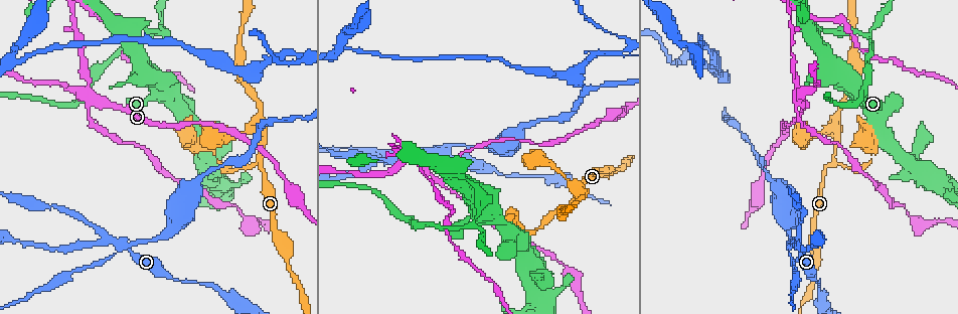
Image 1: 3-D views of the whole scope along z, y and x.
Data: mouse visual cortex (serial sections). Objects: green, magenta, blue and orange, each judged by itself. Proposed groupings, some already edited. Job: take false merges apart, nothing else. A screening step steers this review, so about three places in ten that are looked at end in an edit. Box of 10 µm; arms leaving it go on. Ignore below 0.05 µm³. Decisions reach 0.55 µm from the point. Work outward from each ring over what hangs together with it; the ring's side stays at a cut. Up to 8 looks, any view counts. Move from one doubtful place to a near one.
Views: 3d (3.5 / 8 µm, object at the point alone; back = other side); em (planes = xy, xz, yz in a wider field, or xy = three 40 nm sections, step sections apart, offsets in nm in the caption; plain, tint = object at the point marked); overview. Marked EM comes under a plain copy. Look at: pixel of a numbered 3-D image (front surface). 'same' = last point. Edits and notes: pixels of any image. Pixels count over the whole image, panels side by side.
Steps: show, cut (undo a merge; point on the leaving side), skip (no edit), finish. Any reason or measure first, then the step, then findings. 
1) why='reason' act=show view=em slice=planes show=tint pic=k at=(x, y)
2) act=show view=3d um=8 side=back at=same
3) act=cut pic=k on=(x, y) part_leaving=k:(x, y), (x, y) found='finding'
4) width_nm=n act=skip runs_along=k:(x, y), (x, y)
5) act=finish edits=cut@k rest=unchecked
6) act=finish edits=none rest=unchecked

why='looks like a crossing' act=show view=3d um=8 pic=1 at=(800, 99)

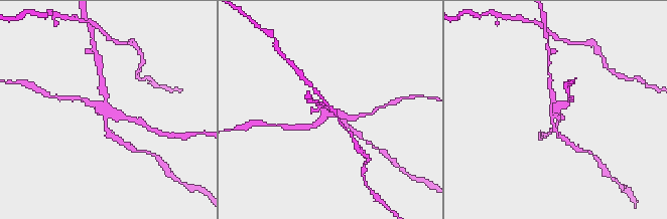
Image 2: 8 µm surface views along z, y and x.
why='closer look' act=show view=3d um=3.5 at=same

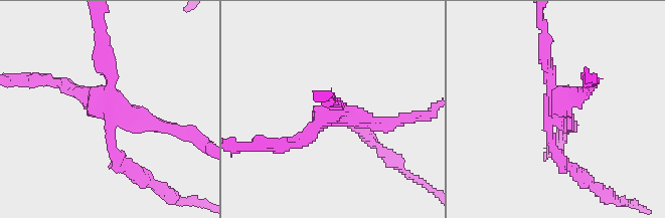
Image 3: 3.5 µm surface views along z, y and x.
arm_widths_nm=150,200,200,250 act=cut pic=3 on=(114, 161) found='two cells meet here'

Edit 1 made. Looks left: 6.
why='see it whole again' act=show view=overview

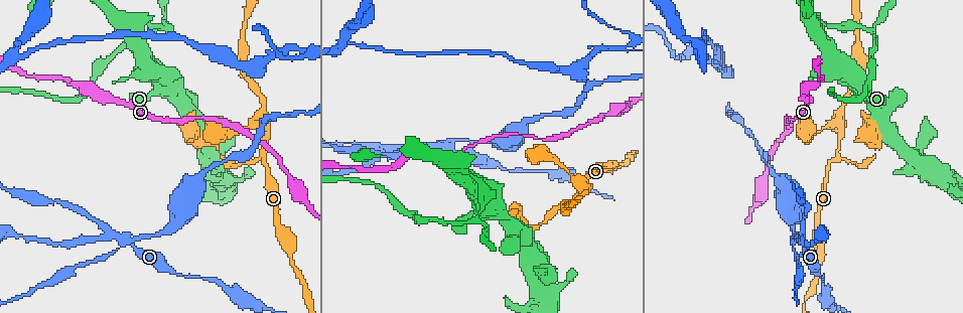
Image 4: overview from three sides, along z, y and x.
why='two arms at a narrow angle' act=show view=3d um=3.5 side=back pic=4 at=(447, 147)

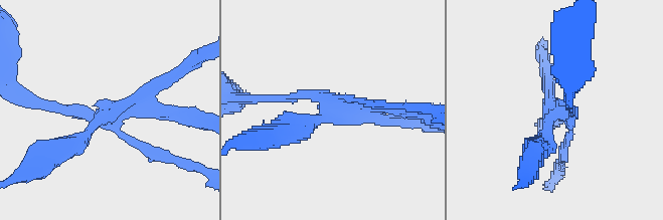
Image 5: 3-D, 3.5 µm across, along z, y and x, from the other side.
act=show view=em slice=xy step=5 show=tint pic=5 at=(557, 108)

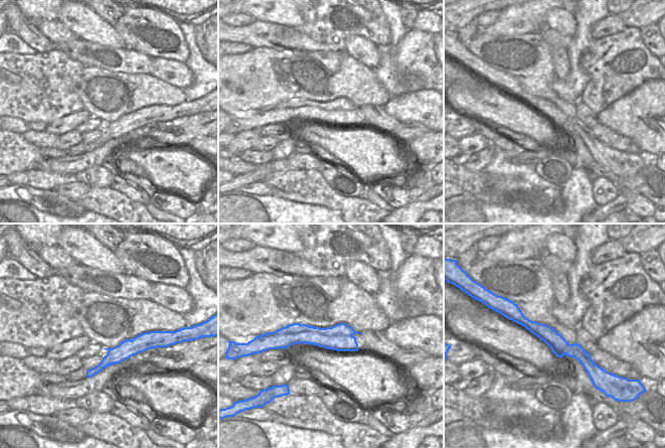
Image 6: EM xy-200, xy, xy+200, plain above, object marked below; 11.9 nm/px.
width_nm=340 act=cut pic=5 on=(290, 98) part_leaving=5:(327, 108), (321, 95), (246, 98) found='two cells meet here'

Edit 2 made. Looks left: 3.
why='two arms in line, one across' act=show view=3d um=8 pic=4 at=(264, 159)

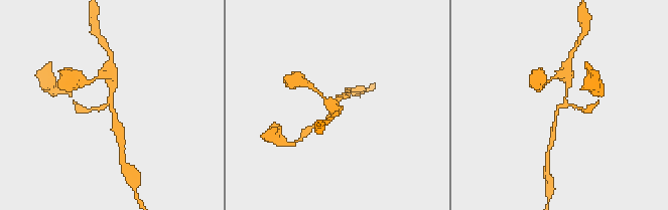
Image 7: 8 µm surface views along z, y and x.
act=show view=em slice=xy step=3 show=tint at=same

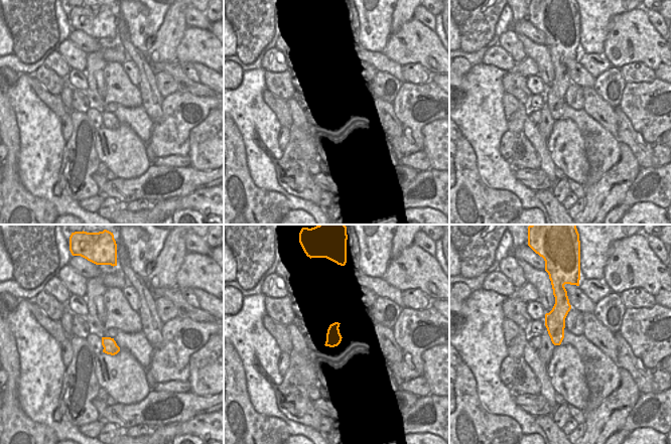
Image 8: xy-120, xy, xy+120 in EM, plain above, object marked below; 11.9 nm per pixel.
arms=3 act=skip runs_along=7:(553, 130), (557, 111), (565, 99), (567, 75) found='all the same cell'

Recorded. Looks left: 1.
act=finish edits=cut@3,cut@5 rest=unchecked

